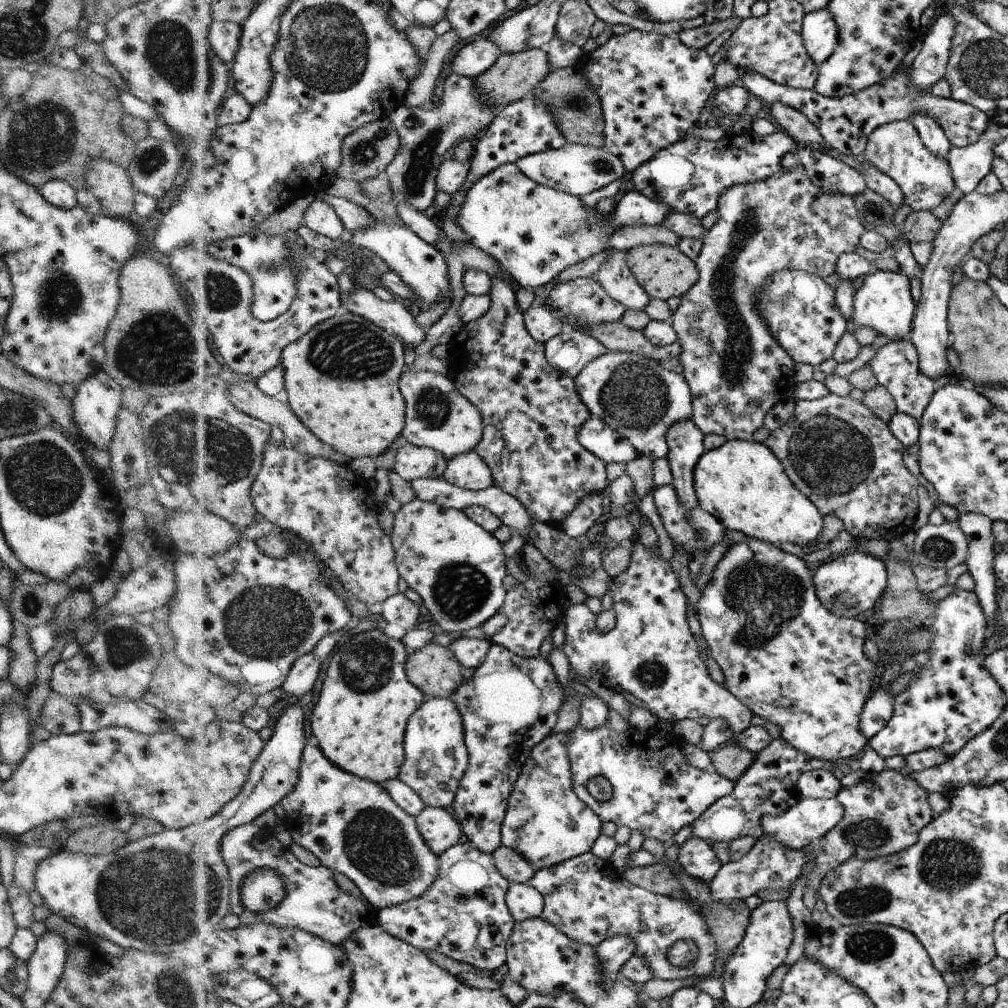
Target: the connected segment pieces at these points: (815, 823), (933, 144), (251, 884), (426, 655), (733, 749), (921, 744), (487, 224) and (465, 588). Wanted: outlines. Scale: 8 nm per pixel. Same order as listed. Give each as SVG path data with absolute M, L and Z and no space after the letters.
M802 797L798 804L788 810L788 813L780 817L767 817L763 821L763 831L766 832L766 836L772 836L776 842L780 842L786 848L804 851L808 844L820 840L826 832L832 830L842 820L842 816L844 816L844 808L836 797L830 799Z
M916 112L916 114L909 119L909 122L916 127L919 135L922 136L922 142L926 144L928 150L934 152L936 156L942 156L942 158L948 157L951 143L948 141L940 124L938 124L934 118L930 118L930 116L924 114L924 112Z
M260 868L244 884L244 903L252 912L270 912L288 898L288 886L282 874L272 868Z
M436 642L411 656L408 675L428 698L449 698L465 681L454 652Z
M731 741L713 751L712 769L735 784L752 766L756 756L758 756L756 752L749 752L746 748L737 746L735 741Z
M956 588L946 598L936 604L934 622L926 628L931 633L931 644L926 652L930 652L929 660L920 664L915 679L900 694L894 695L894 714L882 730L878 730L869 739L869 749L873 749L881 757L908 756L924 750L942 750L948 758L960 753L972 738L986 731L992 722L996 722L1007 706L1007 696L991 671L984 665L986 656L982 647L986 638L987 618L980 608L979 598L974 591Z
M507 163L499 169L492 170L492 173L486 174L480 180L476 180L468 188L462 200L462 206L458 206L454 214L454 218L457 218L454 222L464 230L468 243L491 255L520 286L541 291L548 282L559 276L568 266L574 266L590 256L604 252L604 248L610 246L608 240L618 230L618 225L662 225L671 212L672 208L666 206L664 202L656 202L634 189L616 203L614 213L605 217L595 208L586 208L580 198L537 184L523 174L515 163Z
M421 499L414 500L413 502L403 505L399 513L396 514L395 529L391 534L391 538L395 543L401 576L407 581L409 587L415 589L421 597L424 598L425 605L430 611L430 614L446 633L458 636L462 631L480 627L484 625L484 622L488 621L503 609L505 600L504 594L506 594L506 592L504 592L504 586L502 586L502 580L504 580L504 576L506 576L506 556L504 556L504 550L502 550L500 542L498 542L492 534L488 534L482 526L478 526L478 524L468 518L462 510L444 507L436 502L424 501Z

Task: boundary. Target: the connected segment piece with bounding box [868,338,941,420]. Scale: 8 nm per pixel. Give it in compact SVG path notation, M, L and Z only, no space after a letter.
M909 338L891 341L889 344L882 346L878 352L874 352L874 358L868 362L868 366L870 366L872 374L876 376L877 384L884 386L884 389L890 392L892 398L895 398L898 414L905 413L911 415L914 419L919 420L922 417L926 406L930 403L932 394L941 388L941 382L930 380L924 374L920 374L916 348Z

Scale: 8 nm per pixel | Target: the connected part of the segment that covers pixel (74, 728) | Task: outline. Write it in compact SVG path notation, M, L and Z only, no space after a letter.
M51 691L42 708L40 724L51 735L77 734L81 728L79 706Z

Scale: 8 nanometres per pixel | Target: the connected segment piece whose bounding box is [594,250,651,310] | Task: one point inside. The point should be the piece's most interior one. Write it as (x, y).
(615, 276)

